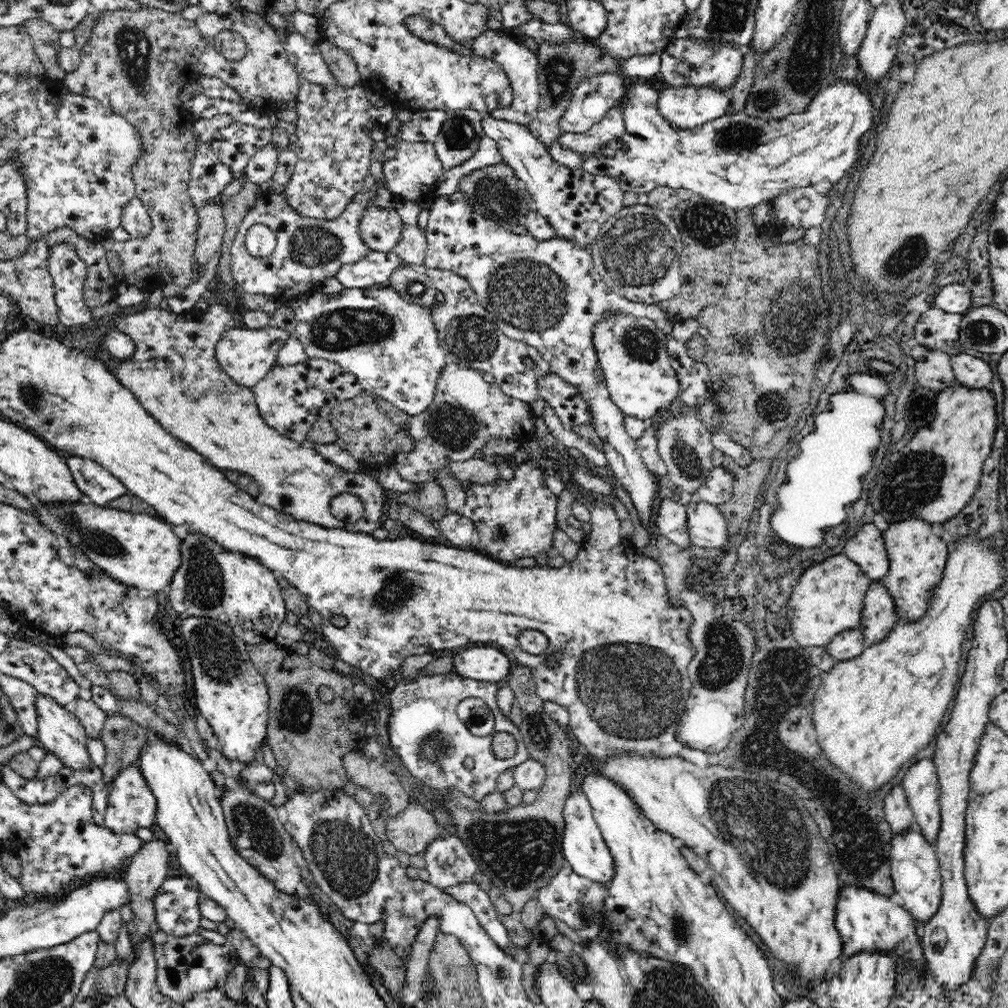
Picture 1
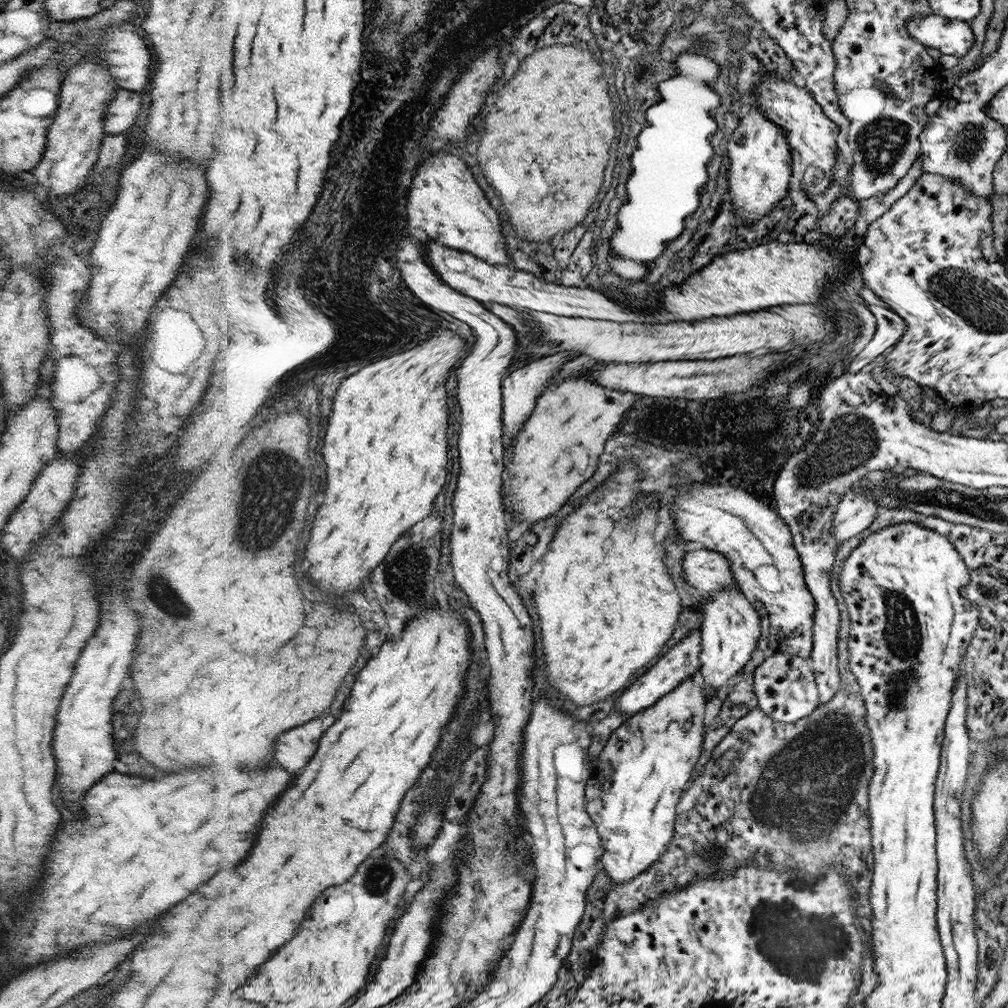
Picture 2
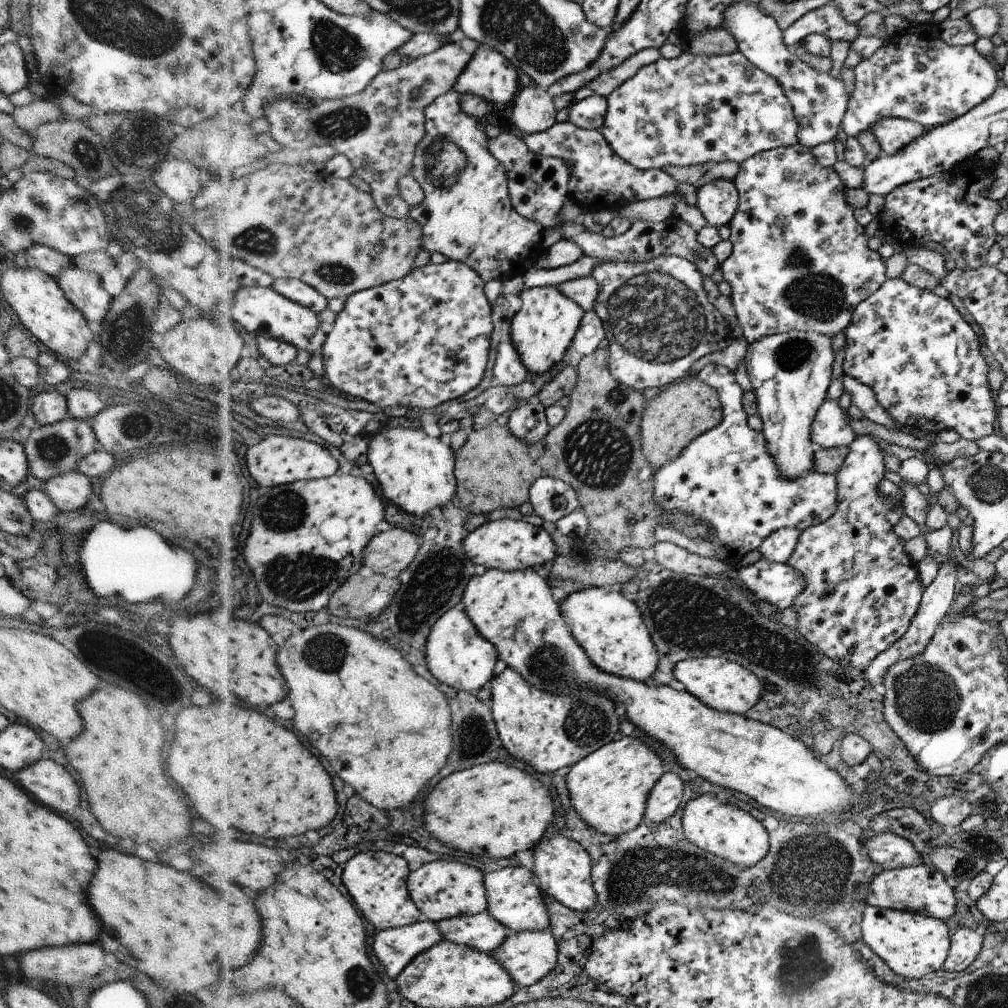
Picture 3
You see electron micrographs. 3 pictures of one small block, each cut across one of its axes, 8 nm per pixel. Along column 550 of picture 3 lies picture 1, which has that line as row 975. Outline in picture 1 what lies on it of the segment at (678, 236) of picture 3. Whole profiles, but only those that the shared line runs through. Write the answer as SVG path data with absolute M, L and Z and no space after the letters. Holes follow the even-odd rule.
M157 928L150 939L156 957L159 991L177 1004L183 1005L199 992L216 990L237 964L243 964L231 942L214 944L199 932L176 938Z

